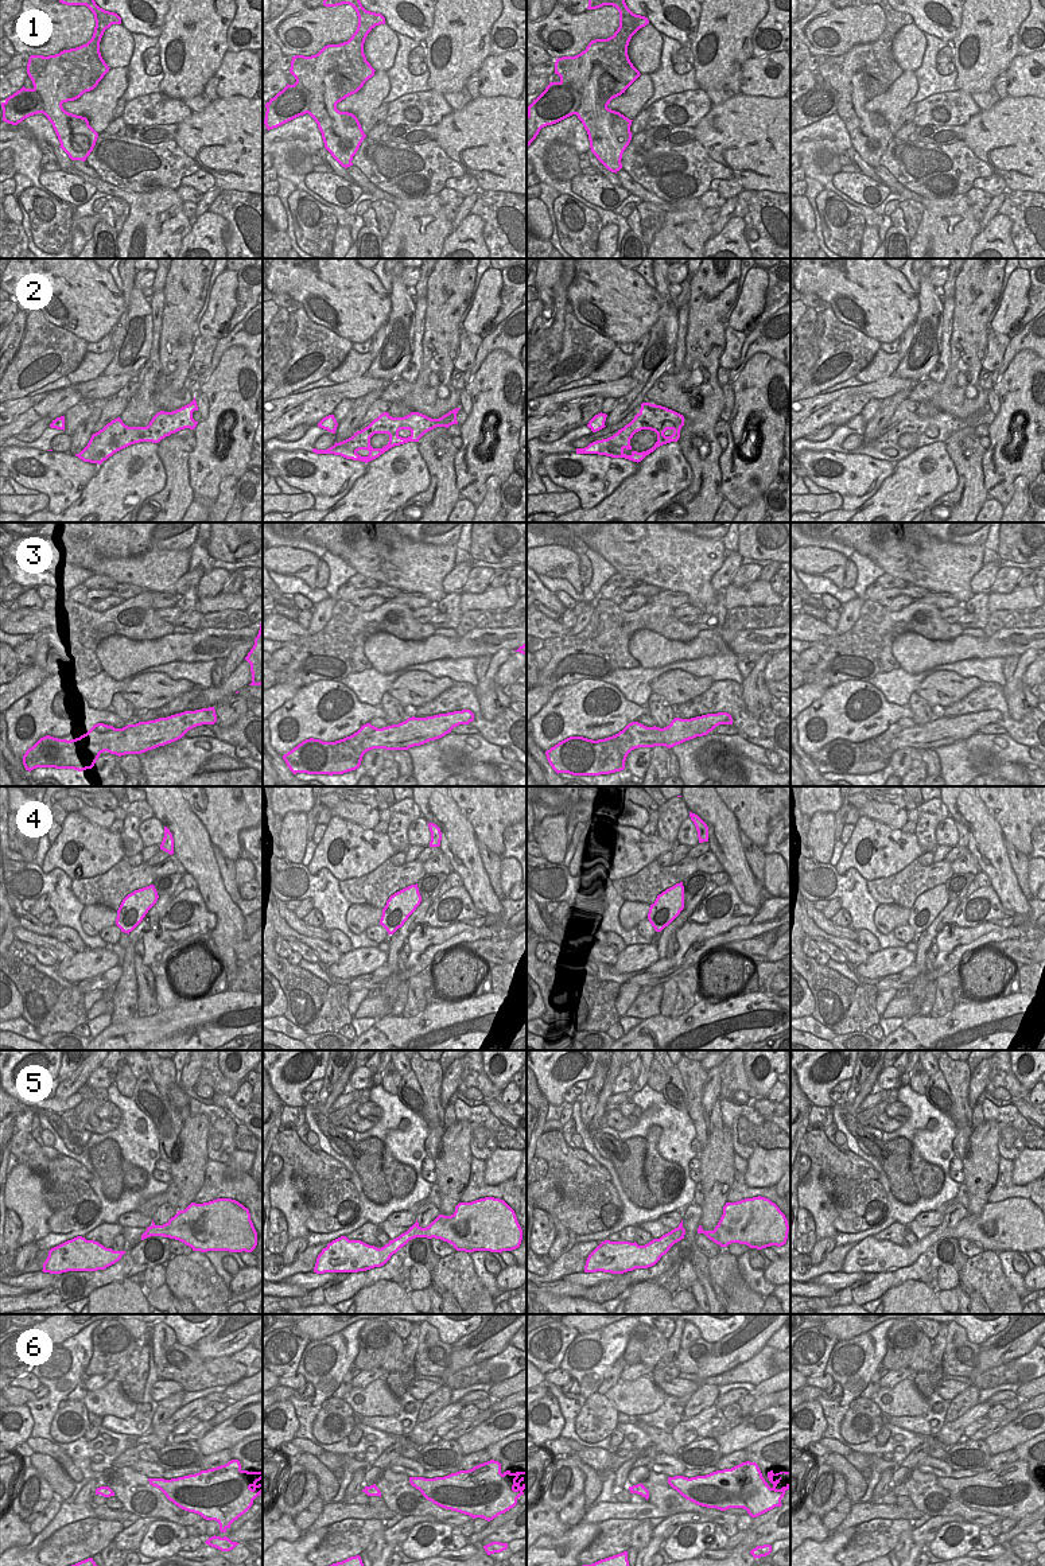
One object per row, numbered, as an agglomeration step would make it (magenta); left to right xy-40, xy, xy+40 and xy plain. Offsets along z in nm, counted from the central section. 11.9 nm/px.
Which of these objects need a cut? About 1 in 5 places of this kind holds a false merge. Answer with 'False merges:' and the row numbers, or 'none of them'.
False merges: 1

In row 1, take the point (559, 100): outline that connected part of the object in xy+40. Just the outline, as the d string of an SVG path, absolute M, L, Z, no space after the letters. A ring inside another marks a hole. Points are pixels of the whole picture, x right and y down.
M549 82L545 90L527 106L527 148L540 129L576 114L582 94L567 82Z

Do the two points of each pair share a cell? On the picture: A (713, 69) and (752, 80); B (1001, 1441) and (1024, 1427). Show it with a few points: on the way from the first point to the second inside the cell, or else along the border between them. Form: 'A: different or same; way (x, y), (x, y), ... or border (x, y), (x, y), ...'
A: different; border (752, 55), (742, 63)
B: same; way (1006, 1438), (1018, 1432)

